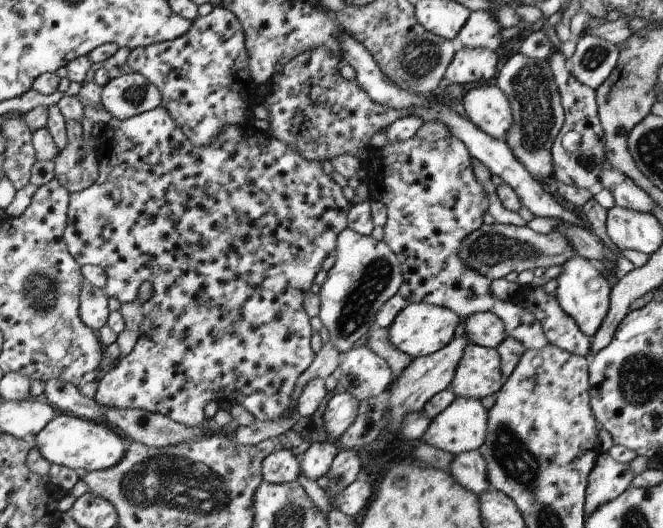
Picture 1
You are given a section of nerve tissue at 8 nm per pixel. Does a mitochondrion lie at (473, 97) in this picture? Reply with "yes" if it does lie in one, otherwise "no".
no

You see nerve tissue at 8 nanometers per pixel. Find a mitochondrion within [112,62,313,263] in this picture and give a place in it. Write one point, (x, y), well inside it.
(135, 94)

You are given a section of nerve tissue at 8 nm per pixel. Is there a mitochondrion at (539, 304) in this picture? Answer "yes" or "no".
no

